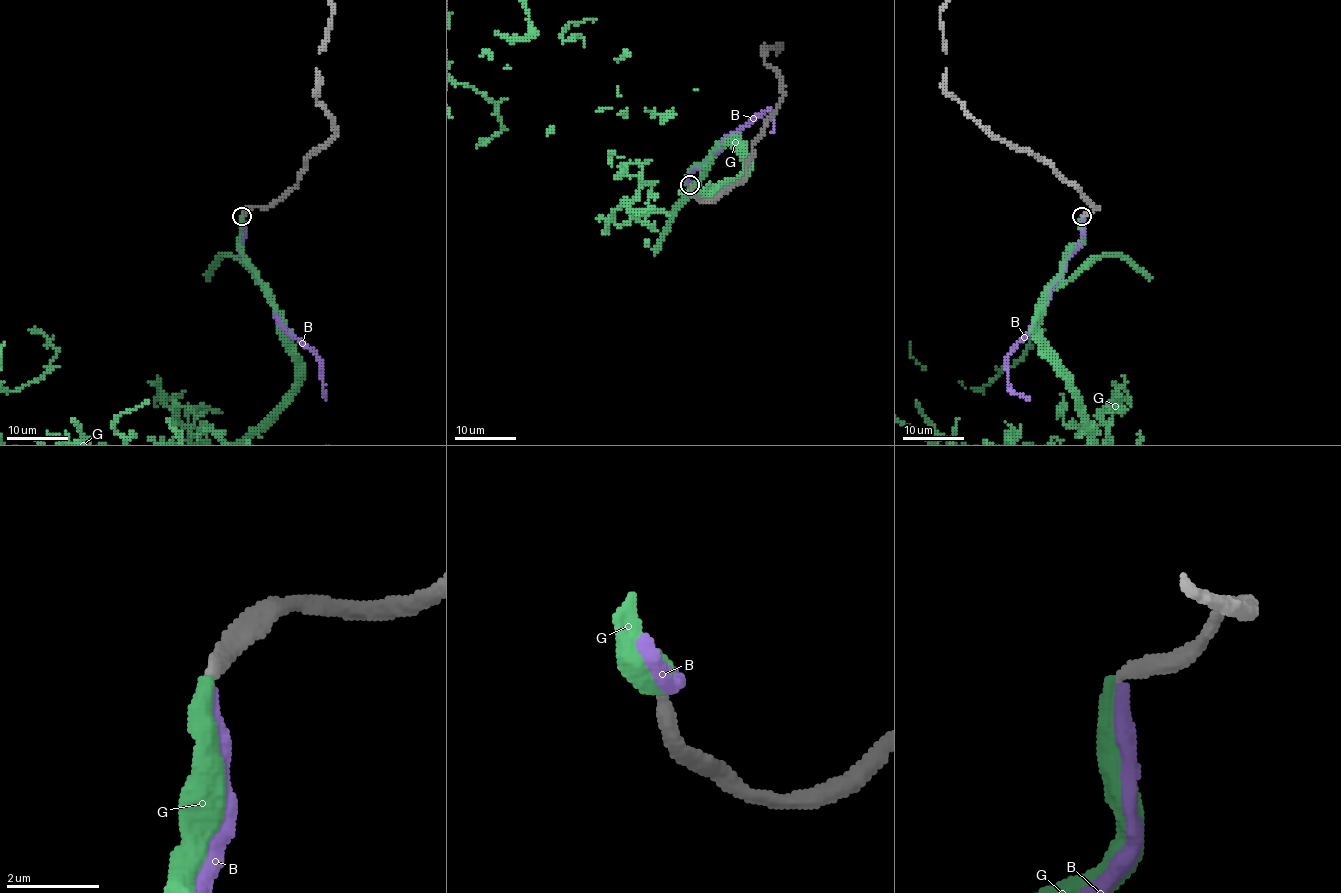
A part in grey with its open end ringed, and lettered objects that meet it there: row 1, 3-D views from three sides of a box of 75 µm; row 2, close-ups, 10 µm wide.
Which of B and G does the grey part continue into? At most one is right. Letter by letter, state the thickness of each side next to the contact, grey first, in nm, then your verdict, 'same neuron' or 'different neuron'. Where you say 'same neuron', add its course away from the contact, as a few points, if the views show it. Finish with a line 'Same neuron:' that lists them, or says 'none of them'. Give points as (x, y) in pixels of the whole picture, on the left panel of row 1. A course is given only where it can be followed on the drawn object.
B: 320/320 nm | same neuron
G: 320/400 nm | different neuron
Same neuron: B

